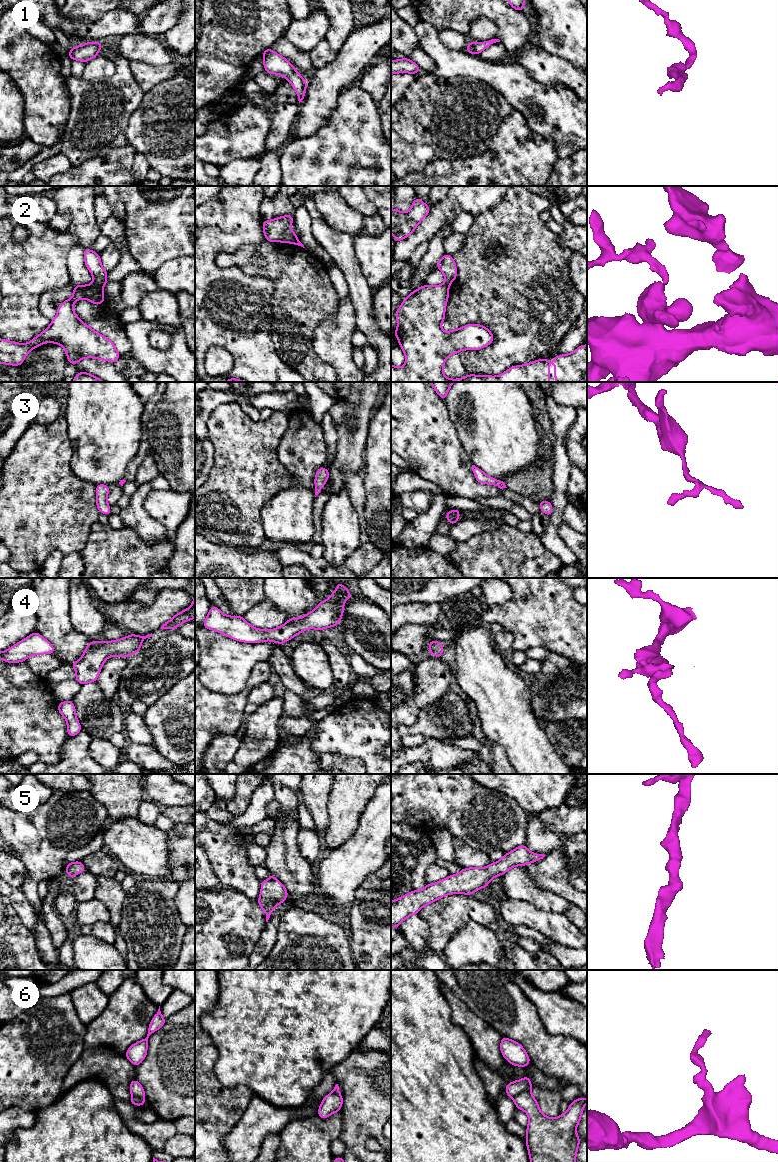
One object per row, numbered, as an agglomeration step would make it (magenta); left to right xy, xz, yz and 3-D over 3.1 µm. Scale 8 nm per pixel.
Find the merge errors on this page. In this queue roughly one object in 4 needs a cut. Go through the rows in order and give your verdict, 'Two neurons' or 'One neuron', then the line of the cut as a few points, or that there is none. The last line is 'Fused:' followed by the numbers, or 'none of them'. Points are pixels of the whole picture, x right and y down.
1: One neuron. No split
2: Two neurons. Split along xy (93, 282), (102, 286)
3: One neuron. No split
4: One neuron. No split
5: One neuron. No split
6: Two neurons. Split along yz (530, 1090), (524, 1090), (513, 1098)
Fused: 2, 6

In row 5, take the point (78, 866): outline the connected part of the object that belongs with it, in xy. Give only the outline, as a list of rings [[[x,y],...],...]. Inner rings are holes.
[[[80,861],[71,862],[66,865],[65,873],[72,879],[74,876],[86,871],[84,864]]]

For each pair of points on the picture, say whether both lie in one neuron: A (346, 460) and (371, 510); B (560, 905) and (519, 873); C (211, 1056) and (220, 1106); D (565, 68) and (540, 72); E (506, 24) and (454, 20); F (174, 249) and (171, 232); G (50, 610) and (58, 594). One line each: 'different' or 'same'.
A: different
B: same
C: same
D: same
E: same
F: same
G: same

